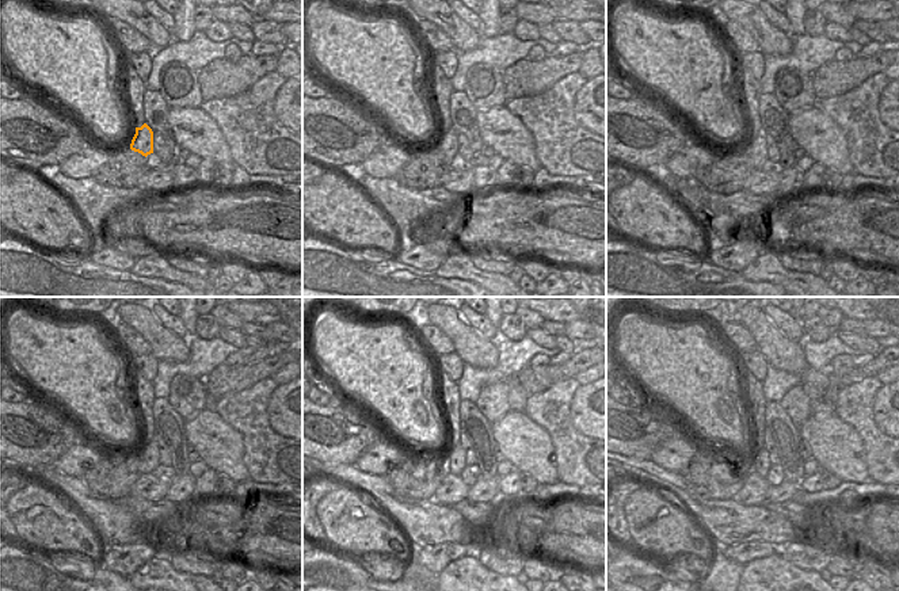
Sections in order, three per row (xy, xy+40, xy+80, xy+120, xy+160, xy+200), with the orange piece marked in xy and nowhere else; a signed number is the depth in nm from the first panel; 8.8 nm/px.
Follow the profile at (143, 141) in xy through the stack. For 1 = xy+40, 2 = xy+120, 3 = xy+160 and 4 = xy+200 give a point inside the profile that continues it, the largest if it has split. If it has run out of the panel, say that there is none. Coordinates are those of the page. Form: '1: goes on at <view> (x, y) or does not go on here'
1: goes on at xy+40 (448, 145)
2: goes on at xy+120 (148, 454)
3: goes on at xy+160 (456, 458)
4: goes on at xy+200 (761, 462)

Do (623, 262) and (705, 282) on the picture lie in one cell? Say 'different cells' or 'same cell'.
same cell

